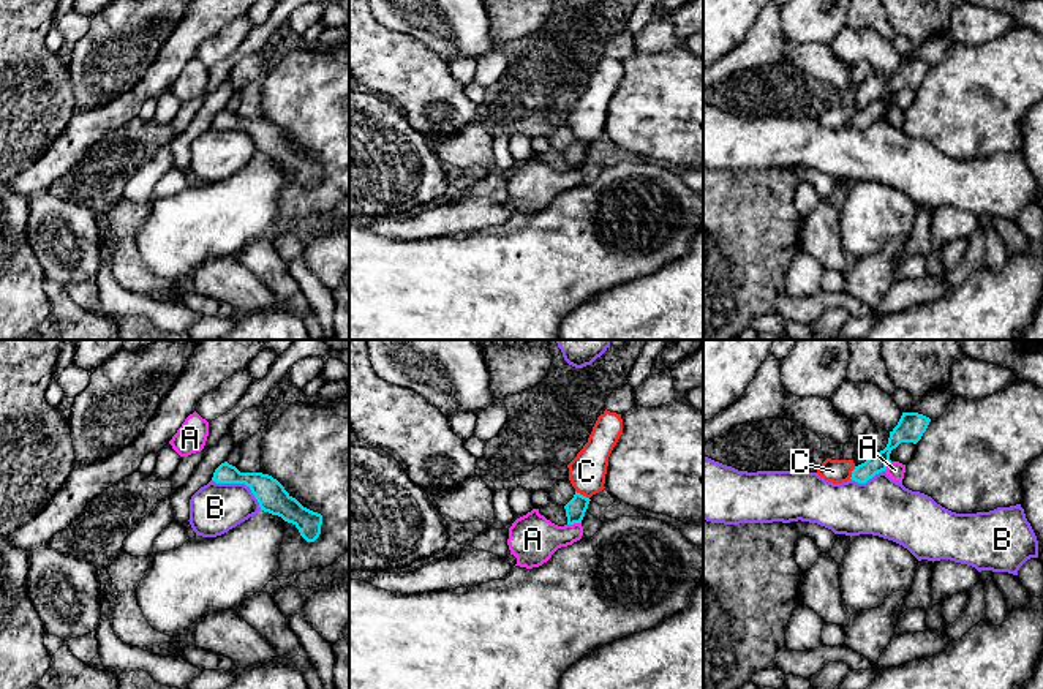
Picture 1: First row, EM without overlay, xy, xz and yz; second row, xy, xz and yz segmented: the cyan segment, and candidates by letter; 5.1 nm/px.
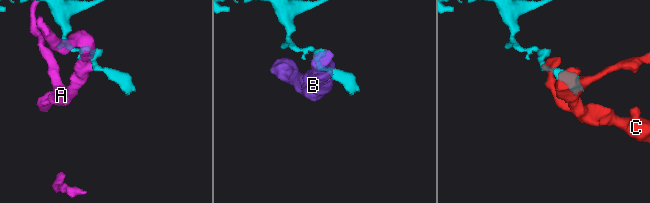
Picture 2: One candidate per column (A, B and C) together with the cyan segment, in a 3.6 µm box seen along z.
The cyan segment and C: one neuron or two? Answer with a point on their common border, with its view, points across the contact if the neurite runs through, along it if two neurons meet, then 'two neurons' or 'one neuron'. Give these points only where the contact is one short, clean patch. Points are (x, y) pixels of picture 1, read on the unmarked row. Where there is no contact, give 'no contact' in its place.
xz (582, 141) | along xz (576, 136), (588, 144) | two neurons

